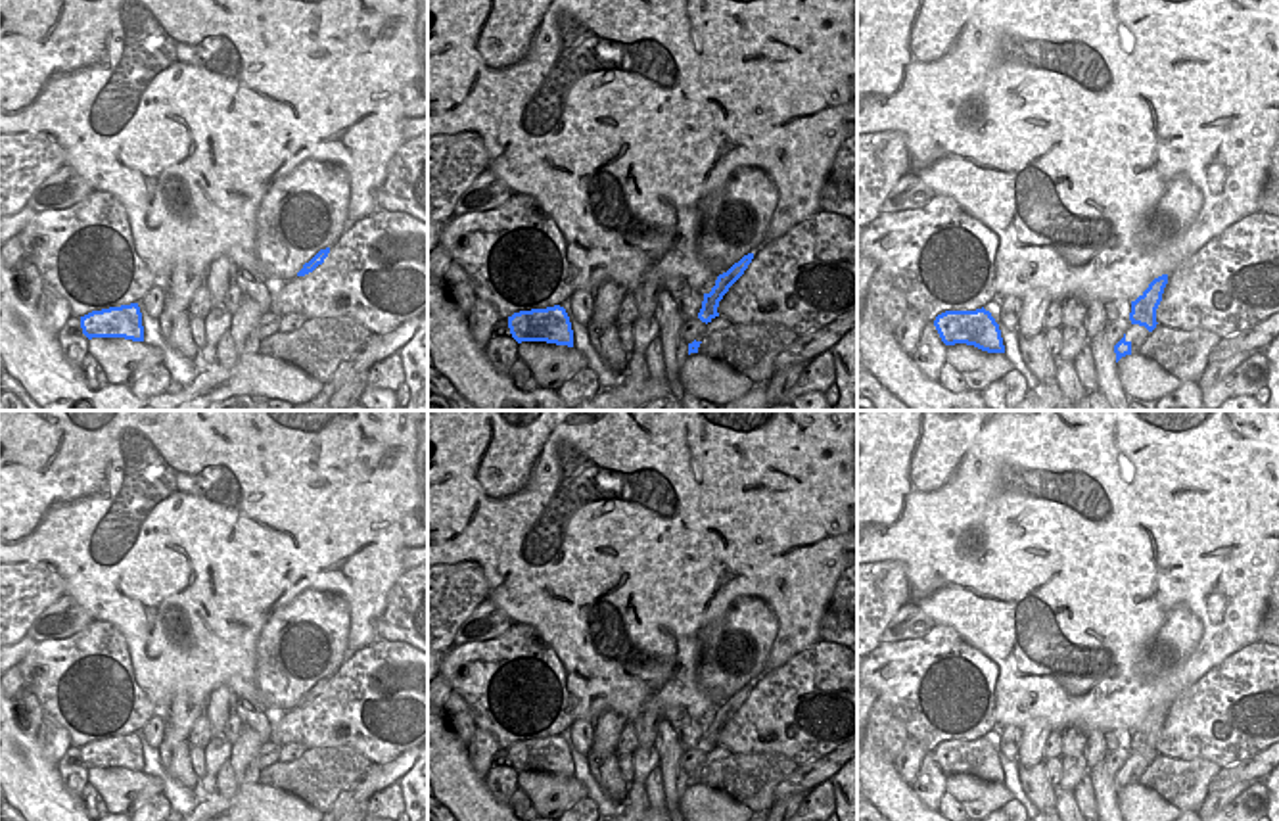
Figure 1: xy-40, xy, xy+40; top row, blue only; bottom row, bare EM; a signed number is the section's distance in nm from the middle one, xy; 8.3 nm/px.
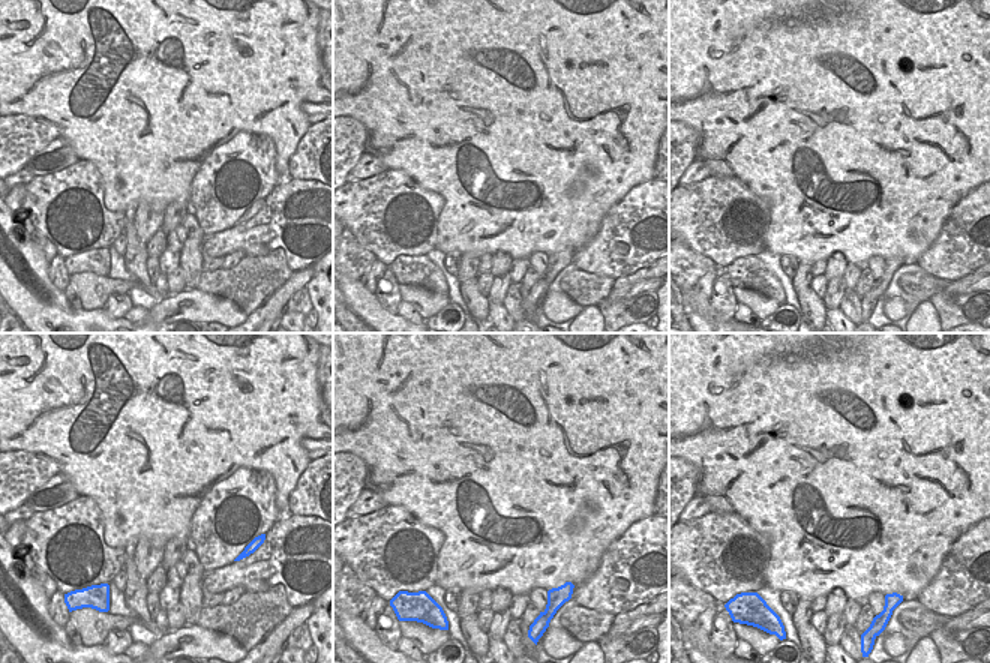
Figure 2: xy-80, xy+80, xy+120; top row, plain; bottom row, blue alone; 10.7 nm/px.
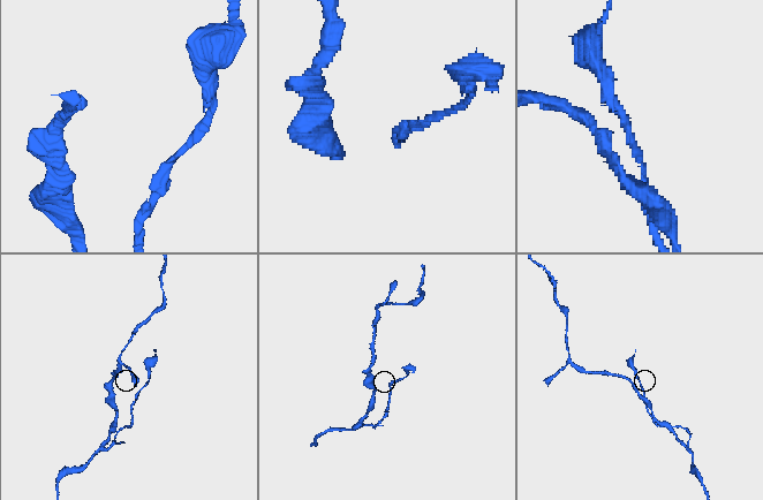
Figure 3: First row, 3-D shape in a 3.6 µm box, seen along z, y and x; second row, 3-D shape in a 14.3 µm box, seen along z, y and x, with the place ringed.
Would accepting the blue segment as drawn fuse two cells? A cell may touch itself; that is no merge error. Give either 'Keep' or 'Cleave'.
Keep.

